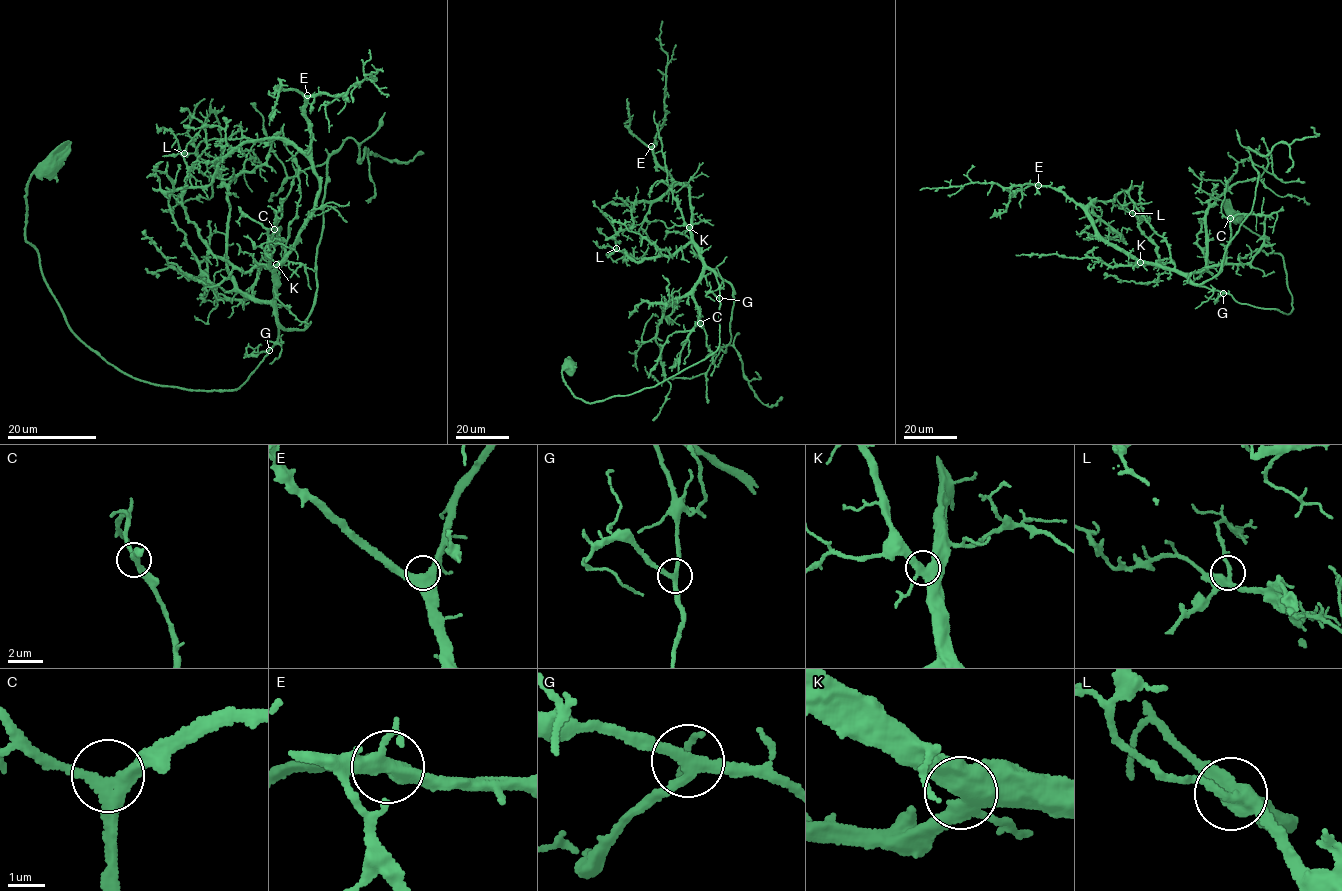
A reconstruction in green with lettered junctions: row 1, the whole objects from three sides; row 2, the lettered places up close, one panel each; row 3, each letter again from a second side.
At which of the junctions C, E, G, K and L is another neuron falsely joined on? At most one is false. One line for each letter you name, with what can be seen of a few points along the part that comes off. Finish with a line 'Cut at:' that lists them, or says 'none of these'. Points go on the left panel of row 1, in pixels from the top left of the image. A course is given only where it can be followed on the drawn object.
Cut at: none of these

